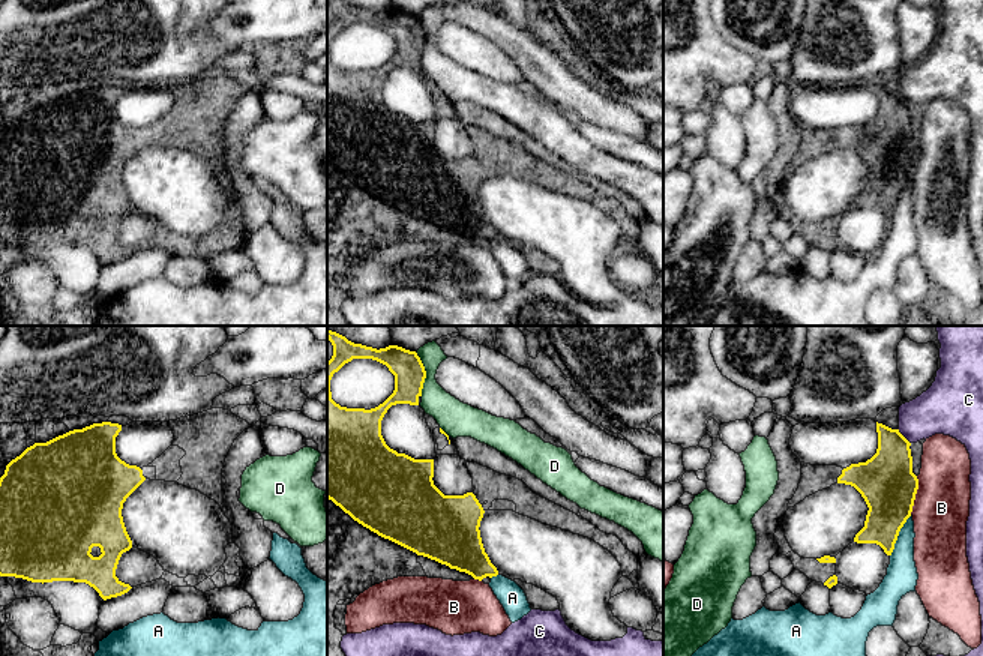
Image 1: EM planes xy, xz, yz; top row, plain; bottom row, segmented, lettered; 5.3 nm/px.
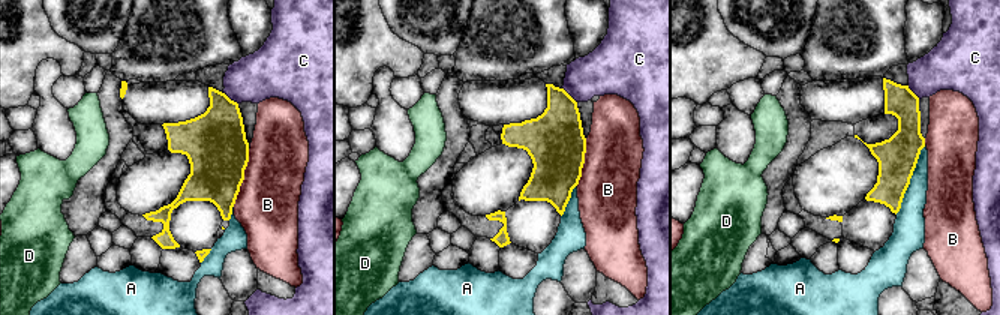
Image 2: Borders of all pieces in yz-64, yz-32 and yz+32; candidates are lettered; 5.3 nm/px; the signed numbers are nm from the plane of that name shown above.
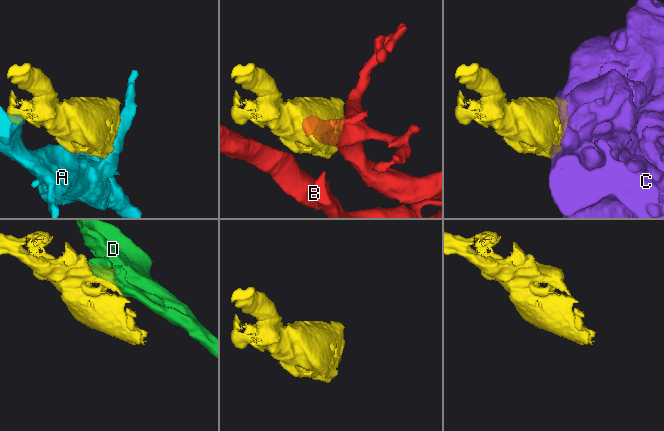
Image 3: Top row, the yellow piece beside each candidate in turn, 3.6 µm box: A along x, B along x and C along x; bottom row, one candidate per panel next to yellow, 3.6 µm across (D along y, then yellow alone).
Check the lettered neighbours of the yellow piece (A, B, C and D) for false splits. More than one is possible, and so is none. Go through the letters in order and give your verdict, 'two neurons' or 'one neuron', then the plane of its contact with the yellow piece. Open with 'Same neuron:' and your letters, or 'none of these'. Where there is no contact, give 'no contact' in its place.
Same neuron: none of these
A: two neurons; contact in yz
B: two neurons; contact in yz
C: two neurons; contact in yz
D: two neurons; contact in xz

